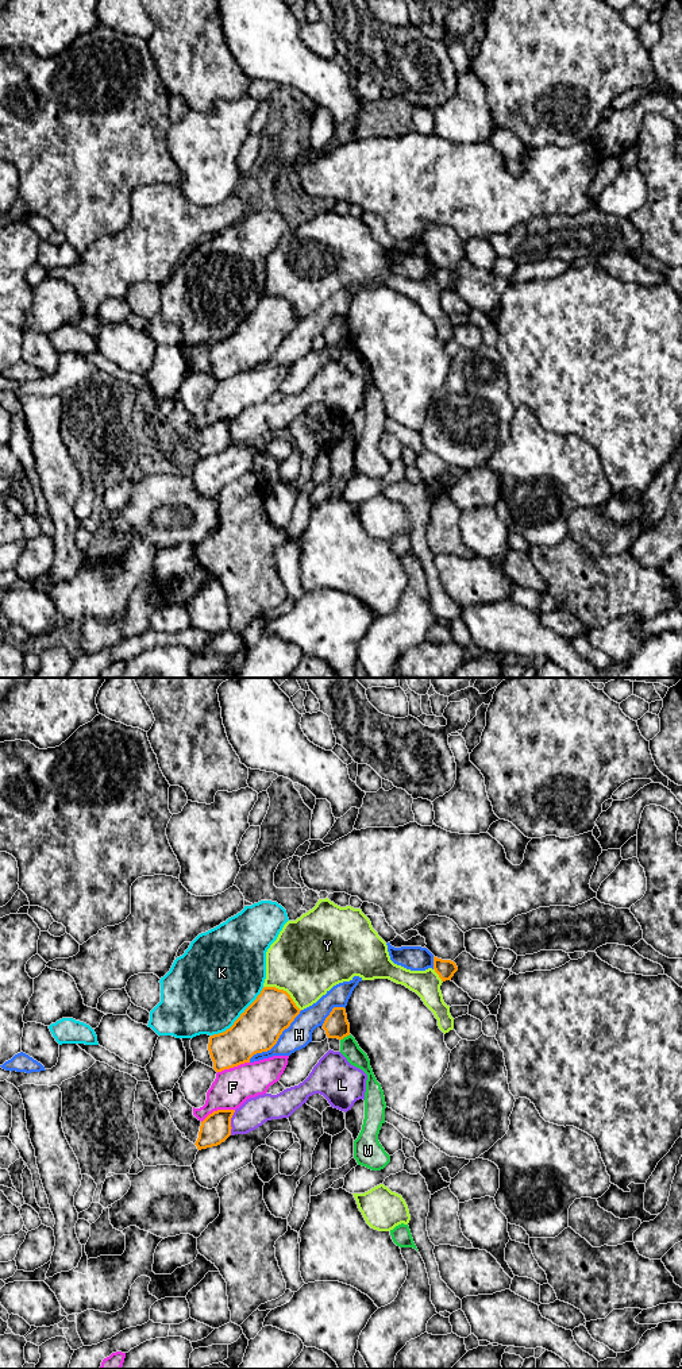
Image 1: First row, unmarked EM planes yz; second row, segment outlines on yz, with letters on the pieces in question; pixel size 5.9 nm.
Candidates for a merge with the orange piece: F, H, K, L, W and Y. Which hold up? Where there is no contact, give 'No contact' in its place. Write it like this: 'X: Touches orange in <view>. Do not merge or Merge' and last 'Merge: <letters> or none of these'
F: Touches orange in yz. Do not merge
H: Touches orange in yz. Do not merge
K: Touches orange in yz. Do not merge
L: Touches orange in yz. Do not merge
W: Touches orange in yz. Do not merge
Y: Touches orange in yz. Do not merge
Merge: none of these

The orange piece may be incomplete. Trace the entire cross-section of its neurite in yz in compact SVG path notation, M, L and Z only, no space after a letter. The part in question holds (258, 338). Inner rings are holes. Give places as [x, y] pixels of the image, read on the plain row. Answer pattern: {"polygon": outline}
{"polygon": "M263 296L230 338L209 346L213 378L230 378L270 359L300 320L286 300Z"}

